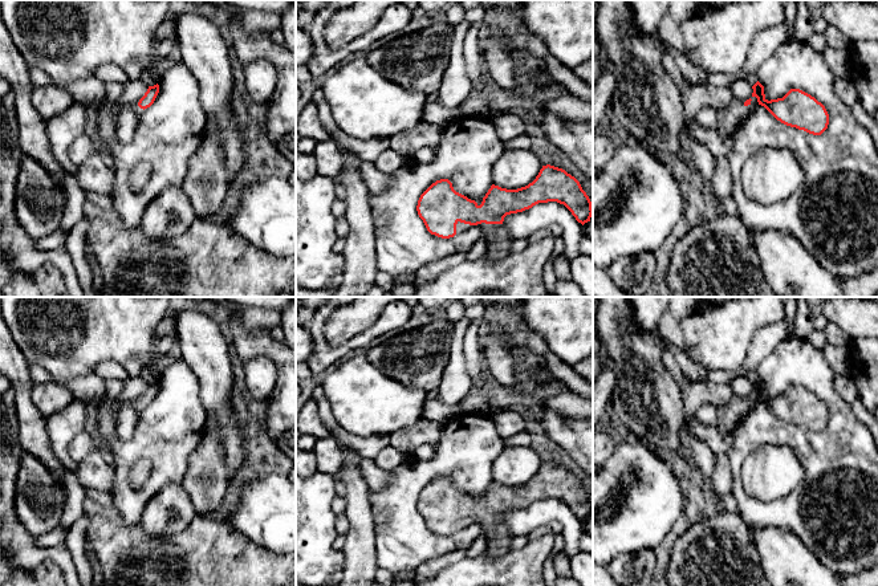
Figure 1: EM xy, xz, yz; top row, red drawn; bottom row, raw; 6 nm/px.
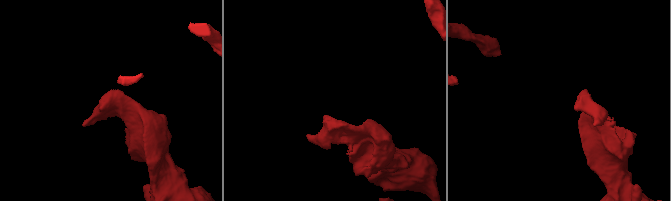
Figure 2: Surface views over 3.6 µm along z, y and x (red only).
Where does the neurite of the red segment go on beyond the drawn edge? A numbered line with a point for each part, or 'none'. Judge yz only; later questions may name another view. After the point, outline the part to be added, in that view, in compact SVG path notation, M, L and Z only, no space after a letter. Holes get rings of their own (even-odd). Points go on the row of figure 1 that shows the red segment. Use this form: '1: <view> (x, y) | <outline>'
none

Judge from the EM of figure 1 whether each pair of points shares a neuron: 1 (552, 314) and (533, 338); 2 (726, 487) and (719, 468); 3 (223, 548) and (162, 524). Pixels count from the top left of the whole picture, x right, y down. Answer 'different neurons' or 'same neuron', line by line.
1: different neurons
2: same neuron
3: different neurons

